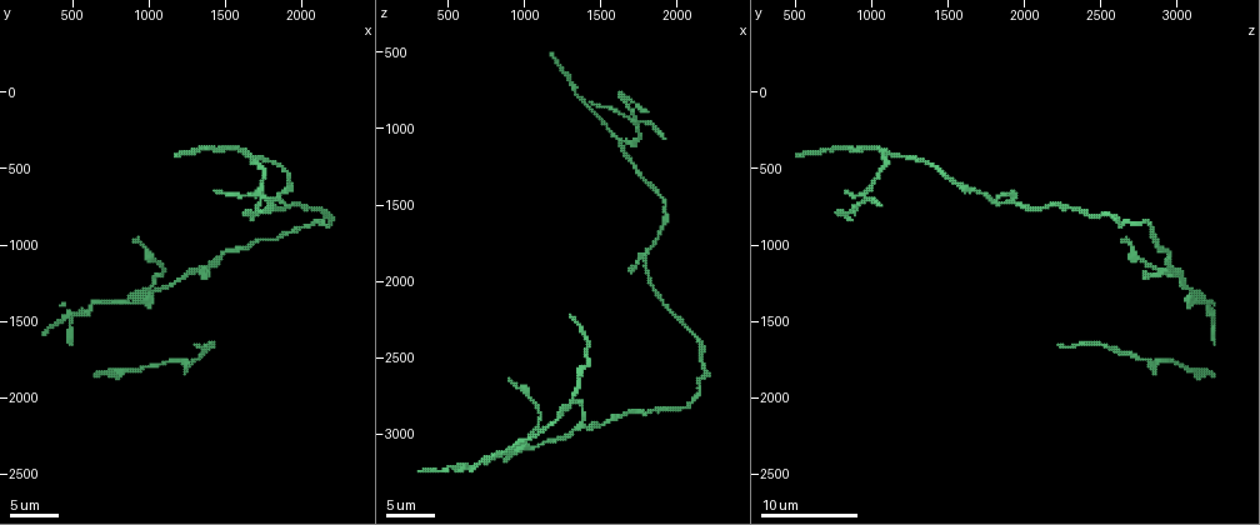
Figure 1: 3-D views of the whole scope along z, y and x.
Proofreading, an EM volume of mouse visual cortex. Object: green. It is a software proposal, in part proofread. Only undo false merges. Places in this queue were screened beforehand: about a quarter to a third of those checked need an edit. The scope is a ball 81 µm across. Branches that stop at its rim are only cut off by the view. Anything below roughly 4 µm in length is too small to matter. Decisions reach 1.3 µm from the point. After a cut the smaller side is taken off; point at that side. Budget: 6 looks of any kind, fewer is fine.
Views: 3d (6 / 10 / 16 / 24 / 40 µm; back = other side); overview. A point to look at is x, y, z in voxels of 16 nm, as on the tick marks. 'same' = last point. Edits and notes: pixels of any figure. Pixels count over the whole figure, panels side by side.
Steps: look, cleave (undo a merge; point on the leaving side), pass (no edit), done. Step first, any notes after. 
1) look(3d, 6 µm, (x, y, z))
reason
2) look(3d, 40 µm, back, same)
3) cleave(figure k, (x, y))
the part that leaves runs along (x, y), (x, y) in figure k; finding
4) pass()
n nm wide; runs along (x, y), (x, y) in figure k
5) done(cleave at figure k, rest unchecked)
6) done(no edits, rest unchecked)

look(3d, 10 µm, (1720, 660, 960))
looks like a crossing

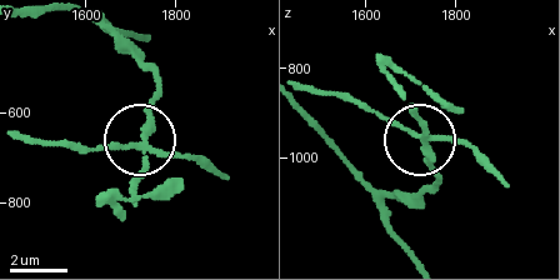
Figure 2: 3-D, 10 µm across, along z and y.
cleave(figure 2, (108, 146))
side arm 5 µm; the part that leaves runs along (143, 148), (23, 140) in figure 2; two cells meet here

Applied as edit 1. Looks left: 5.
look(3d, 16 µm, (1660, 420, 1080))
side arm on a straight run

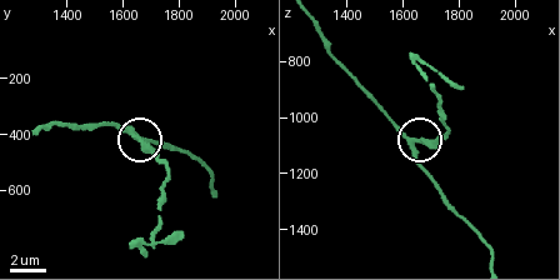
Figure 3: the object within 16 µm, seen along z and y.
pass()
3 arms; continuous, no second cell

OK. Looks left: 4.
look(3d, 6 µm, (1820, 460, 1340))
thick turns thin

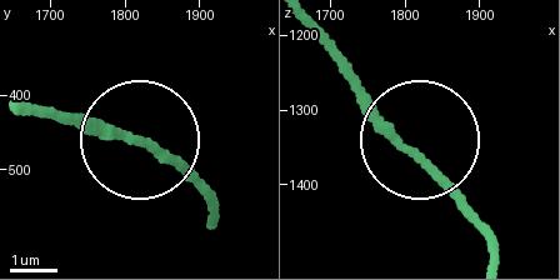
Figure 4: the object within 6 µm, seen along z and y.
pass()
runs along (218, 223), (205, 195), (134, 139), (30, 111) in figure 4; one cell here

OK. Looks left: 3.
done(cleave at figure 2, rest unchecked)

